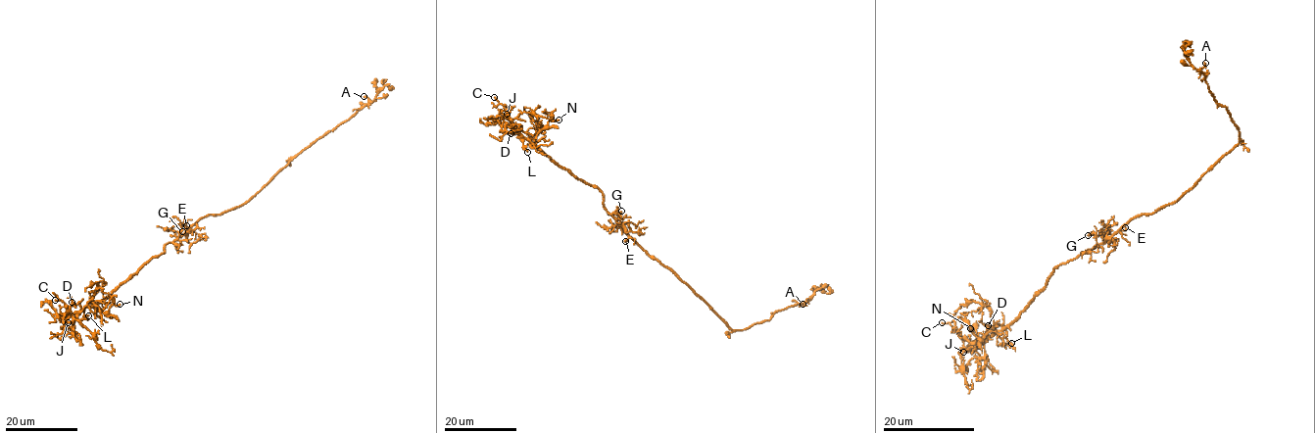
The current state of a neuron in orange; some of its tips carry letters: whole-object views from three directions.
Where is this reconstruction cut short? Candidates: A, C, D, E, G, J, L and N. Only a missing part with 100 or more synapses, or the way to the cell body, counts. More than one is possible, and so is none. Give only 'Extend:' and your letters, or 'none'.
Extend: J

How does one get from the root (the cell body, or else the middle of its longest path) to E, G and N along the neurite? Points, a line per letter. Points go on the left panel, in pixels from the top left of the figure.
E: (203, 216), (189, 227), (186, 225)
G: (203, 216), (177, 238), (182, 231)
N: (203, 216), (109, 296), (95, 304), (89, 301), (104, 312), (120, 304)

